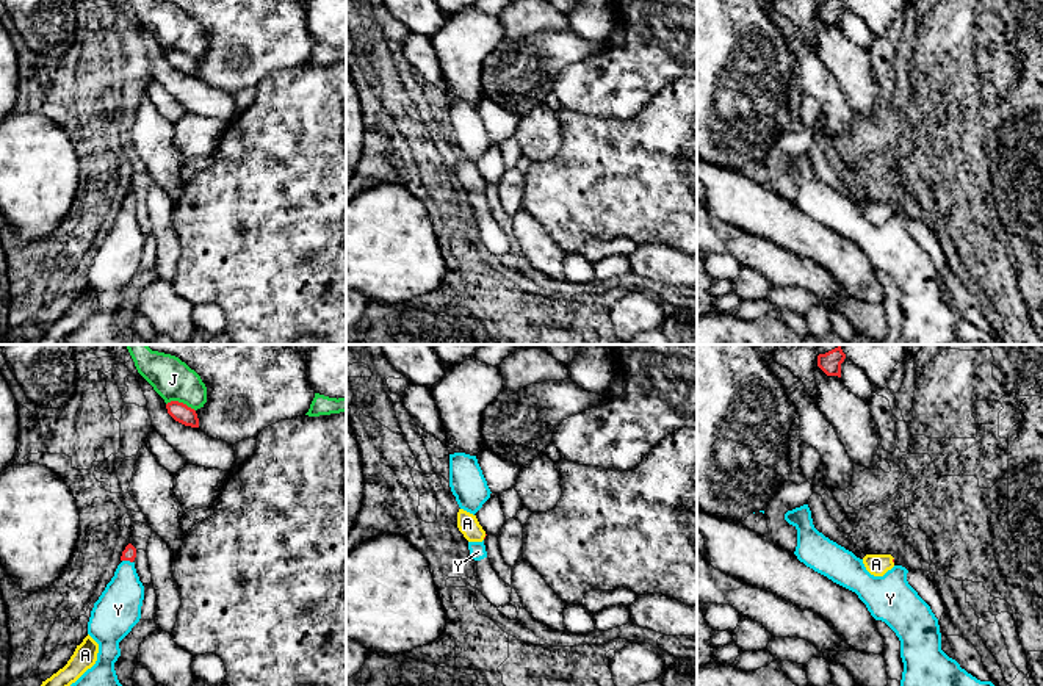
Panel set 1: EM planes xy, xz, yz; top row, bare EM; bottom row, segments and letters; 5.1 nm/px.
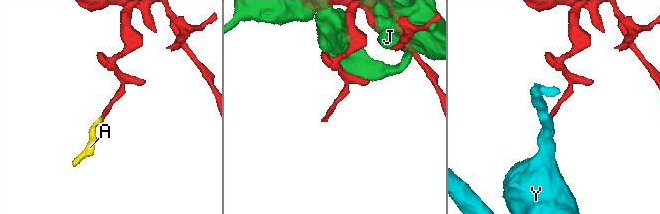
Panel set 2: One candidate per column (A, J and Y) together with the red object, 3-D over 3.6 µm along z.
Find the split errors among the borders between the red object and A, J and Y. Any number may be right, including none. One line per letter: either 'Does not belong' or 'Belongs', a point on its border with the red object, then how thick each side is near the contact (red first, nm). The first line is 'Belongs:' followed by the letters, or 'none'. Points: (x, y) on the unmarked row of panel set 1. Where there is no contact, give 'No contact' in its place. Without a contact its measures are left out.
Belongs: A
A: Belongs. No contact
J: Does not belong. Touches red at xy (180, 52). Thickness 100 nm (red) against 220 nm
Y: Does not belong. Touches red at xy (127, 209). Thickness 70 nm (red) against 220 nm

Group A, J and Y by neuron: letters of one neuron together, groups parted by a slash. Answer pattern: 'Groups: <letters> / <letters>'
Groups: A / J / Y

